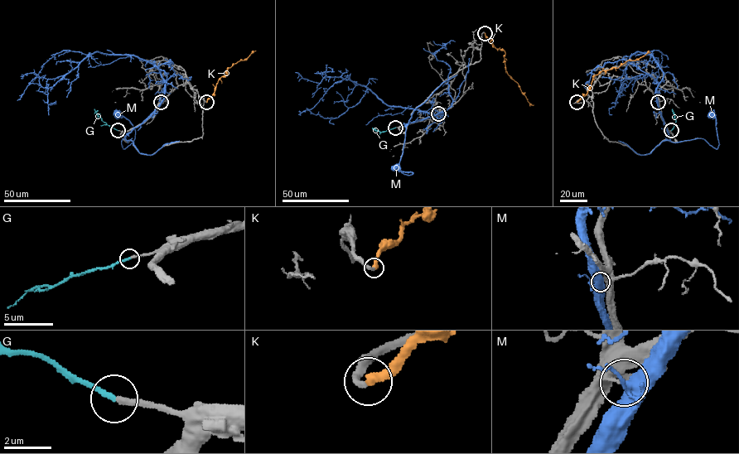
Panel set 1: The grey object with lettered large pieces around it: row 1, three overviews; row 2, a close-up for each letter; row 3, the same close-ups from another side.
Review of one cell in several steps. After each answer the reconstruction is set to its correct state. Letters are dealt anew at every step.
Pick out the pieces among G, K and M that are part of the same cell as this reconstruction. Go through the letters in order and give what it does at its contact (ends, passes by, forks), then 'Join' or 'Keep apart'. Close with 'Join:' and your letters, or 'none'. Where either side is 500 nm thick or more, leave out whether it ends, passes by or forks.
G: It ends there. Join
K: It ends there. Join
M: It forks there. Keep apart
Join: G, K

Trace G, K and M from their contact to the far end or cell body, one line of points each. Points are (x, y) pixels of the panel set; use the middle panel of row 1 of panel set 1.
G: (395, 127), (381, 132), (372, 127)
K: (485, 33), (494, 47), (504, 51), (505, 71), (518, 84), (527, 101), (533, 105)
M: (438, 113), (442, 112), (440, 119), (412, 108), (388, 106), (350, 79), (325, 77), (319, 83), (295, 72)

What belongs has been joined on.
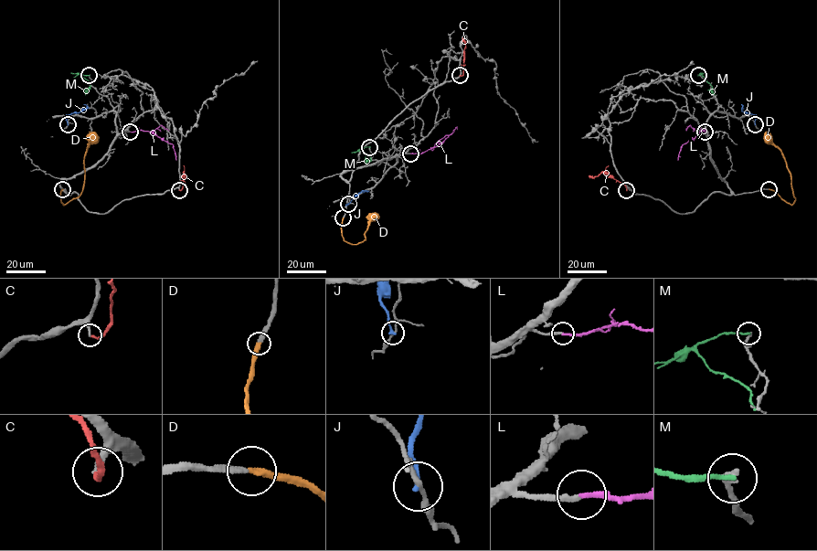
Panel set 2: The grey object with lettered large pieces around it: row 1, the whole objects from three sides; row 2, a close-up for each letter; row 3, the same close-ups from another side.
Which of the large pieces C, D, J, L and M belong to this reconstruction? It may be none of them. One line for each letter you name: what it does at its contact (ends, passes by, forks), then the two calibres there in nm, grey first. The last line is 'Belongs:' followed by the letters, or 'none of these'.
D: It ends there. Thickness 280 nm (grey) against 320 nm
L: It ends there. Thickness 240 nm (grey) against 220 nm
Belongs: D, L

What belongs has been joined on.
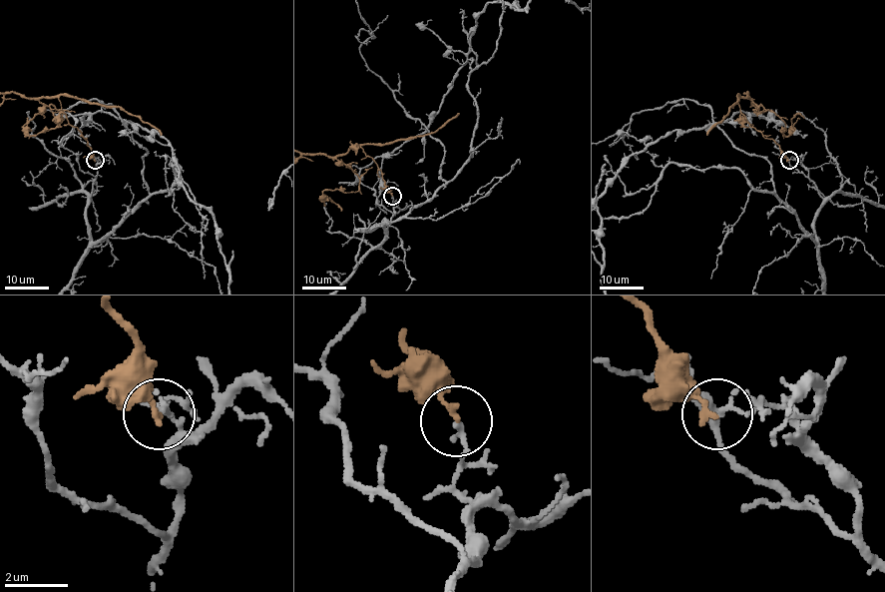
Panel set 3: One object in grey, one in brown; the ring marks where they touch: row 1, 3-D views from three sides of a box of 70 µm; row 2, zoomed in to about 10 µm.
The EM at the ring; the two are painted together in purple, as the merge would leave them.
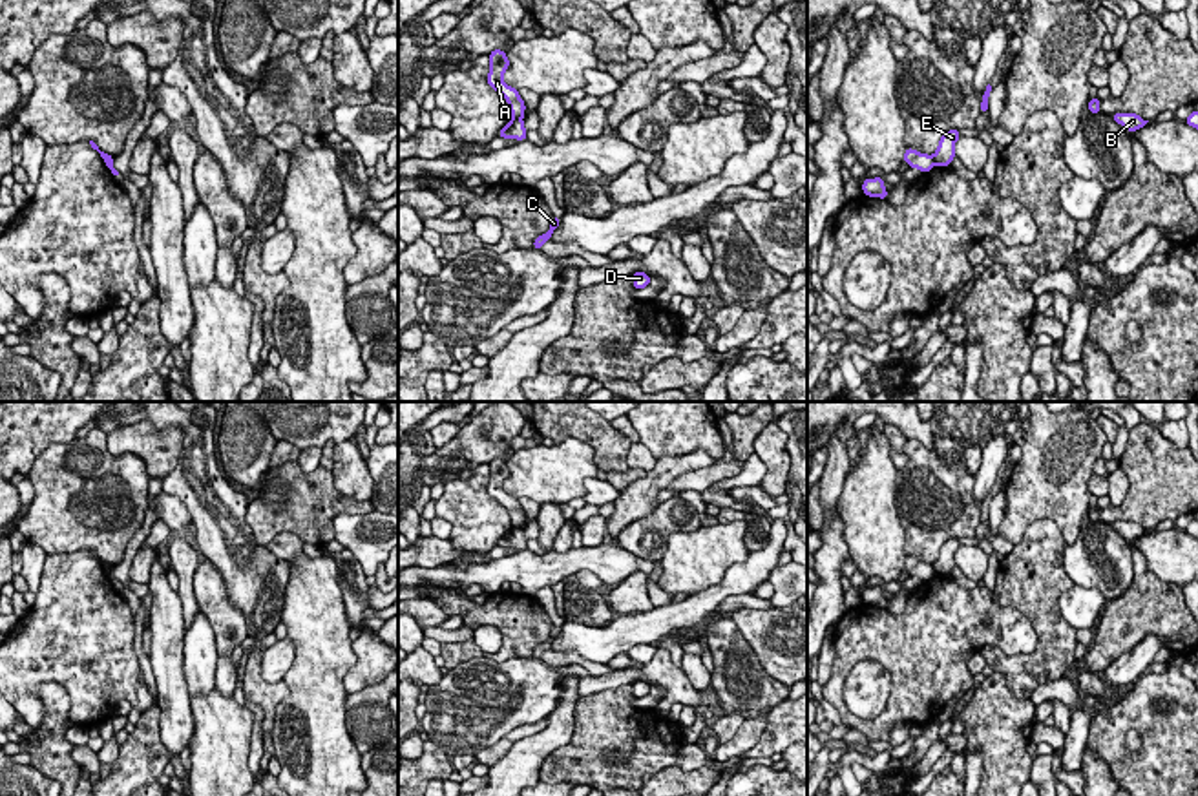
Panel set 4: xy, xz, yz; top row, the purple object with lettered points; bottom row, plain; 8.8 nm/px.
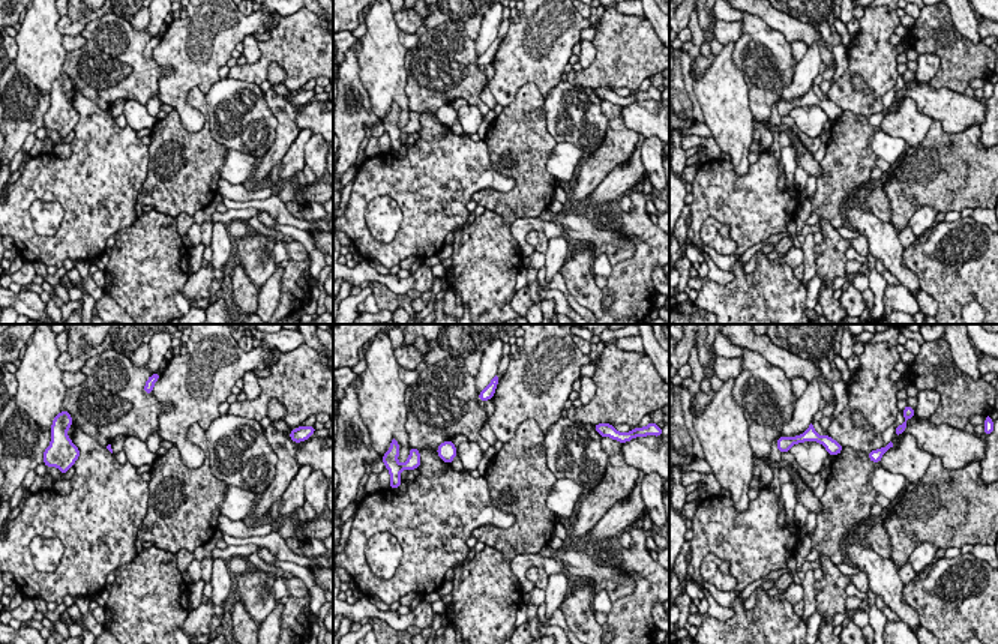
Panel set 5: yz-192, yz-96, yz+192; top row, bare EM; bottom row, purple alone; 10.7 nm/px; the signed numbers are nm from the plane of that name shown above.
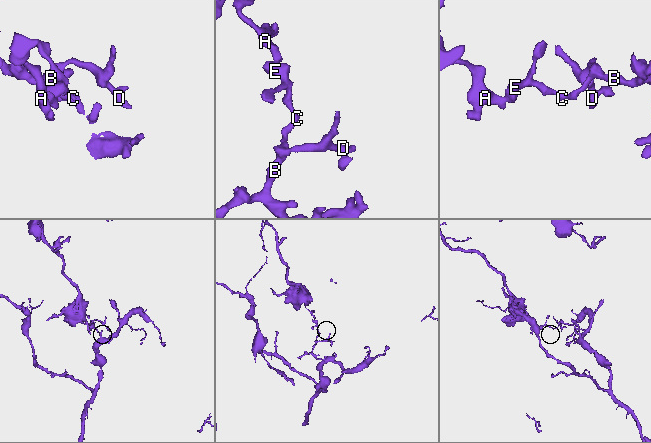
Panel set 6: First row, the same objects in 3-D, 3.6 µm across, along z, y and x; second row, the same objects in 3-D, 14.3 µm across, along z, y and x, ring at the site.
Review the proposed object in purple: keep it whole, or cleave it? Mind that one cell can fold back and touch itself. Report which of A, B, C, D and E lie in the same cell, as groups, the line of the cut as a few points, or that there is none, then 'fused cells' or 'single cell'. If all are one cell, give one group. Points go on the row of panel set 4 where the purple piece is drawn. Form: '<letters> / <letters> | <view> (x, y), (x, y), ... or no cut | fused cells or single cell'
A / B C D E | xz (514, 117), (521, 119) | fused cells

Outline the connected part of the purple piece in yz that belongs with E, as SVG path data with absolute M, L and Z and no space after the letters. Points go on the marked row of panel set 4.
M948 130L941 141L939 141L939 148L937 152L931 155L935 164L941 164L941 166L950 166L953 157L955 157L955 142L959 141L961 133L959 130Z

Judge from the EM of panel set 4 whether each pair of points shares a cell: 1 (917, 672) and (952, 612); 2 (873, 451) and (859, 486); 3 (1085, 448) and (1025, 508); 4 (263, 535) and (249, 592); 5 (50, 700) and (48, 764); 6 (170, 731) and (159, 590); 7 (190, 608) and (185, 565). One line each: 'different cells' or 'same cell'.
1: same cell
2: same cell
3: same cell
4: different cells
5: same cell
6: same cell
7: same cell

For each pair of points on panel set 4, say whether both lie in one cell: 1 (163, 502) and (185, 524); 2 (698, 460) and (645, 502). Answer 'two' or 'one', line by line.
1: one
2: one

